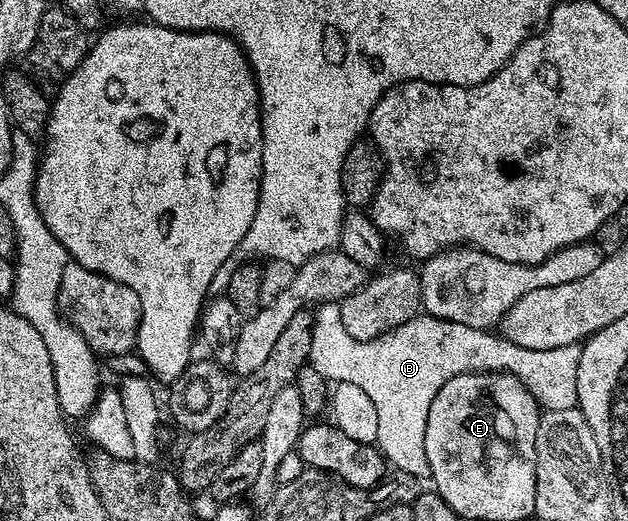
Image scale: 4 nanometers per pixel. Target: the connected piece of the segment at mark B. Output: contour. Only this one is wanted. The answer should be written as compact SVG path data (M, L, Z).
M324 302L314 313L313 339L310 345L308 365L319 372L328 382L355 384L369 395L377 411L377 449L396 471L408 473L423 480L431 473L425 456L425 425L428 412L437 392L453 378L472 372L502 372L512 374L525 384L525 388L536 398L543 410L573 410L579 405L577 396L577 364L580 347L530 350L508 342L490 331L476 331L456 321L442 321L428 314L418 314L389 333L373 340L354 340L341 324L339 302Z

